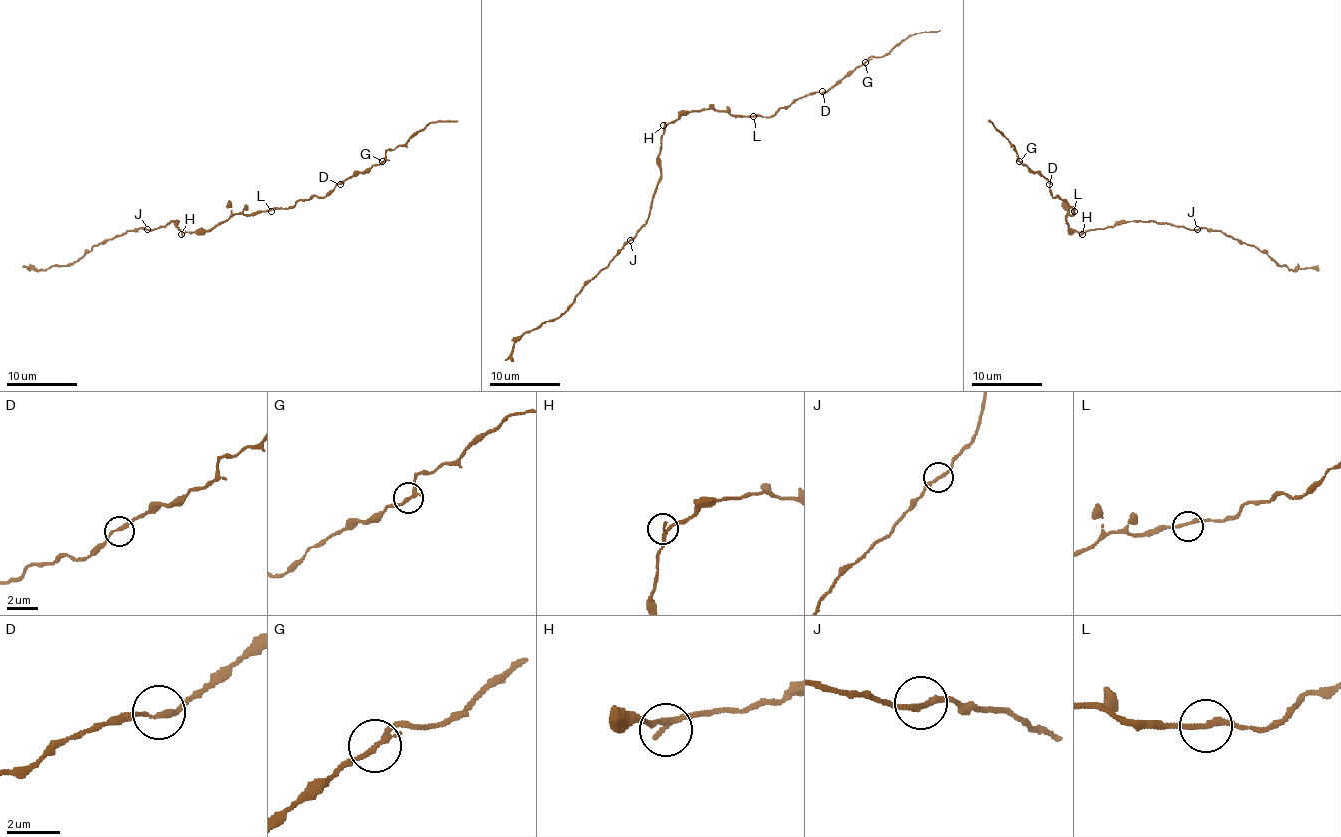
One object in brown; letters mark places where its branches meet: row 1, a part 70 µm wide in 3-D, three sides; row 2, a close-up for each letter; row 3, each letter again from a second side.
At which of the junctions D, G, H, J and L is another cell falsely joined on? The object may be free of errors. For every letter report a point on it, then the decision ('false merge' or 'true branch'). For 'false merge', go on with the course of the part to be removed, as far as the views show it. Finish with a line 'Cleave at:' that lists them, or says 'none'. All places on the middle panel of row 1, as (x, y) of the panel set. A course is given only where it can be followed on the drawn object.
D: at (822, 91); true branch
G: at (865, 62); true branch
H: at (663, 125); true branch
J: at (630, 240); true branch
L: at (753, 116); true branch
Cleave at: none

